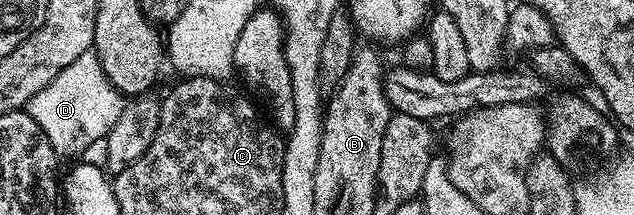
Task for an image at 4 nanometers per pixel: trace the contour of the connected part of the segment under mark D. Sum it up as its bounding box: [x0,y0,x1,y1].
[27,50,126,157]

